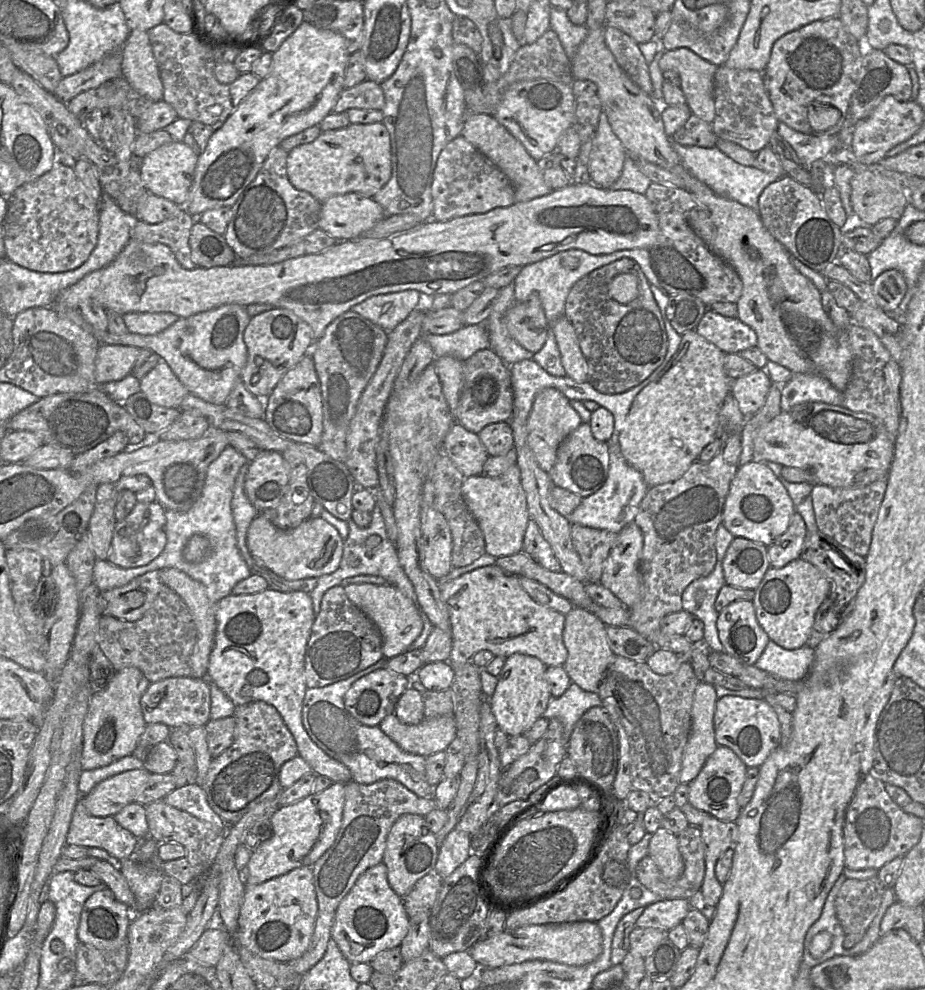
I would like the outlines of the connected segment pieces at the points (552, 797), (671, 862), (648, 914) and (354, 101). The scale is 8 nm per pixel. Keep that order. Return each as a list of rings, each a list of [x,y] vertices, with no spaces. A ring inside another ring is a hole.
[[[560,786],[546,797],[544,802],[538,807],[539,812],[534,816],[544,812],[574,810],[578,807],[596,811],[598,808],[596,794],[585,786],[578,788]]]
[[[662,826],[650,839],[648,856],[667,880],[677,880],[684,871],[684,862],[678,848],[678,837]]]
[[[663,899],[646,906],[636,926],[669,932],[682,923],[690,909],[688,899]]]
[[[366,79],[351,88],[345,88],[340,94],[332,112],[341,113],[349,109],[382,110],[385,96],[381,85]]]

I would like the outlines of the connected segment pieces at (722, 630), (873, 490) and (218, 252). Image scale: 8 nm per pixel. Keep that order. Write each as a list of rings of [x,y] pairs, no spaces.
[[[752,601],[731,602],[719,612],[716,624],[723,651],[744,666],[754,665],[770,640],[757,621]]]
[[[887,477],[860,488],[837,488],[813,484],[811,497],[818,530],[856,554],[866,557],[886,487]]]
[[[195,219],[189,236],[191,260],[197,267],[212,268],[230,266],[237,260],[236,254],[220,235]]]

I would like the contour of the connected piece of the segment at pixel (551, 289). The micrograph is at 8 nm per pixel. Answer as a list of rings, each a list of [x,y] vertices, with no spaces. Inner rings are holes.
[[[635,248],[629,250],[619,250],[609,254],[592,255],[580,249],[570,249],[556,253],[536,263],[521,267],[520,272],[514,280],[514,296],[516,302],[525,302],[533,292],[537,292],[545,312],[549,326],[554,325],[557,320],[565,315],[565,303],[572,287],[583,277],[592,271],[617,261],[622,258],[634,260],[641,268],[650,284],[658,287],[660,283],[652,270],[650,255],[648,249]],[[567,257],[575,257],[579,260],[579,266],[576,269],[566,269],[562,266],[562,261]]]

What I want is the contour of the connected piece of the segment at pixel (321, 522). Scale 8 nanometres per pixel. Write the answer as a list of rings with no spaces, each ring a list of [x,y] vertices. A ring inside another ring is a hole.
[[[259,513],[248,527],[246,544],[250,553],[278,576],[286,580],[301,580],[336,571],[342,560],[344,541],[336,528],[322,517],[311,516],[296,528],[281,530]]]

